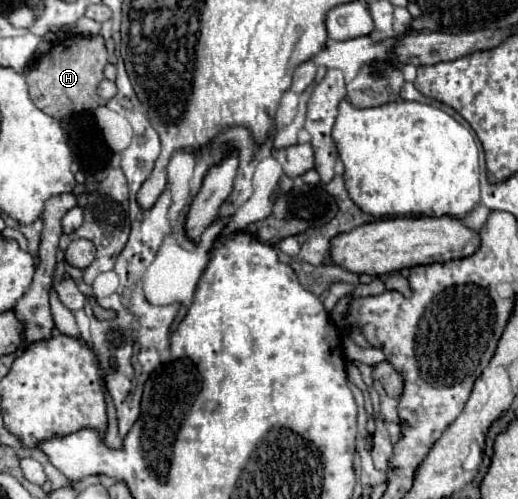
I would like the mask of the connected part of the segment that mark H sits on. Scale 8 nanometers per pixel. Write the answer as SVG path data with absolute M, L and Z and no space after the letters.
M75 35L57 43L49 53L45 53L25 75L33 103L55 119L65 115L89 111L99 107L97 87L105 79L103 69L107 65L107 49L101 35L83 37Z

